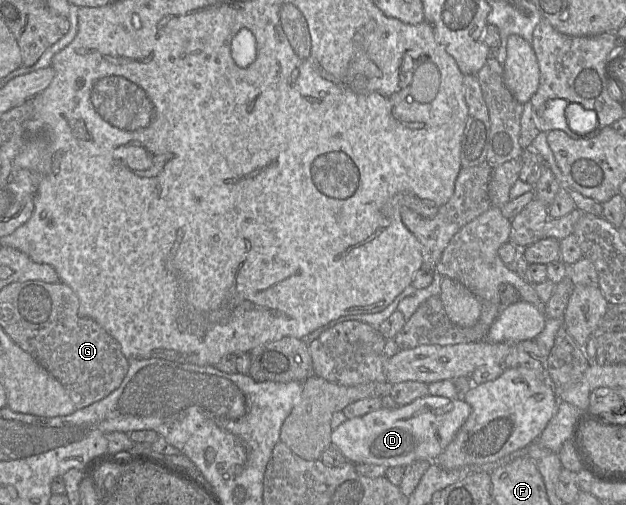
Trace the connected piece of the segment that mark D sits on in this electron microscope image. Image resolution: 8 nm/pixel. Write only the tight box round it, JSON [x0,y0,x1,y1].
[331,395,471,467]

